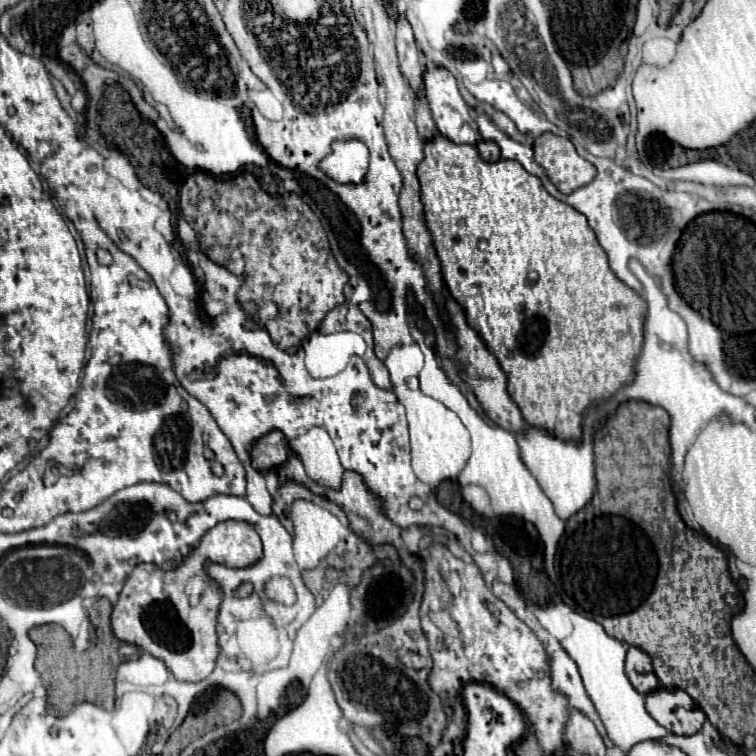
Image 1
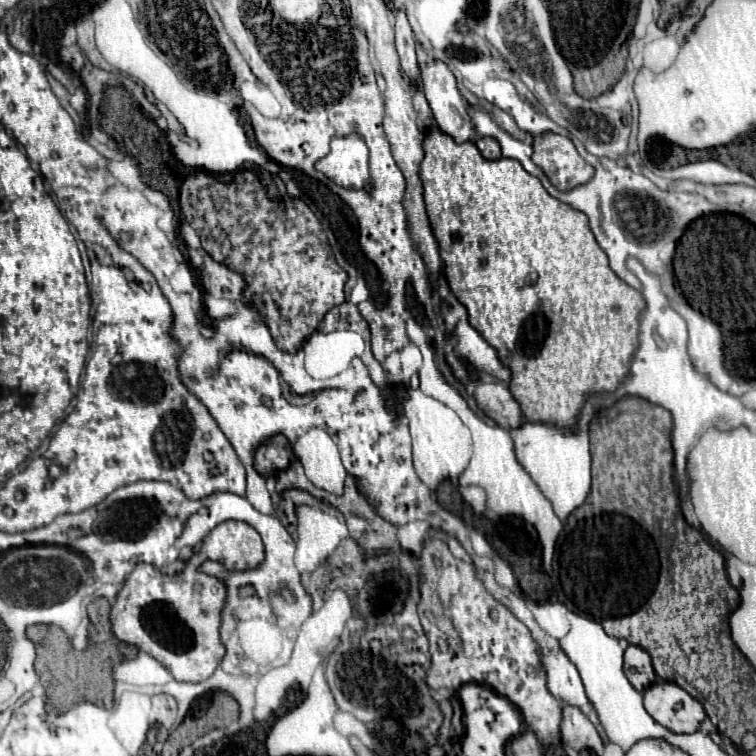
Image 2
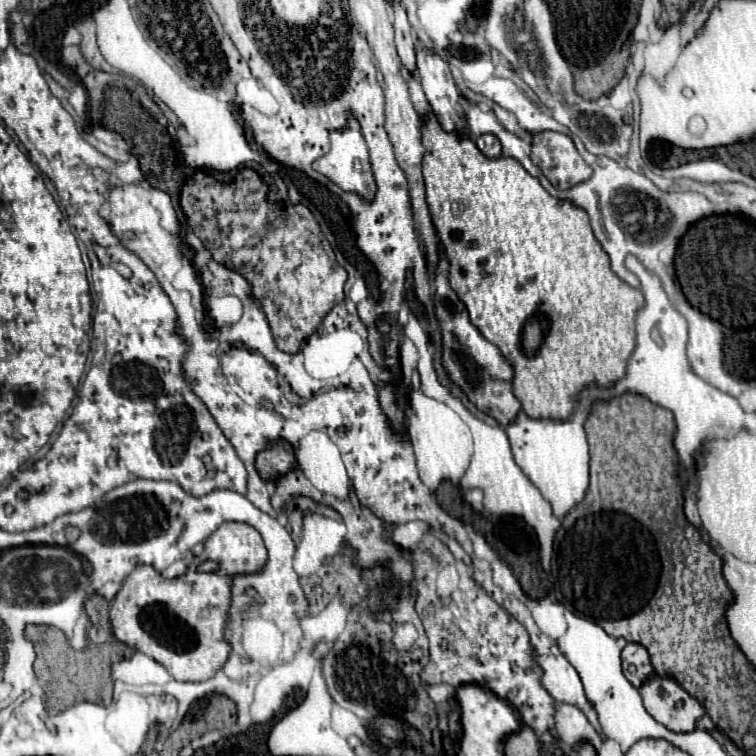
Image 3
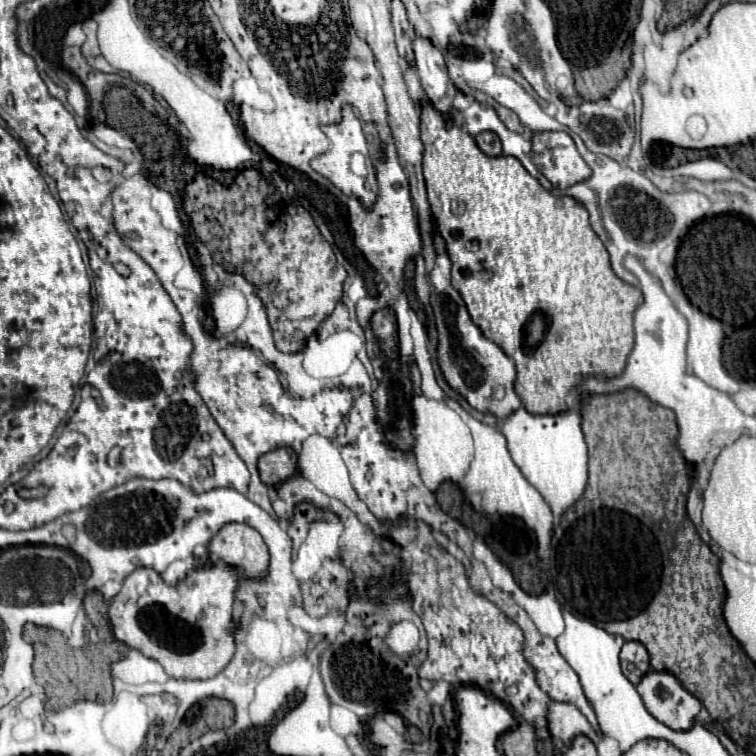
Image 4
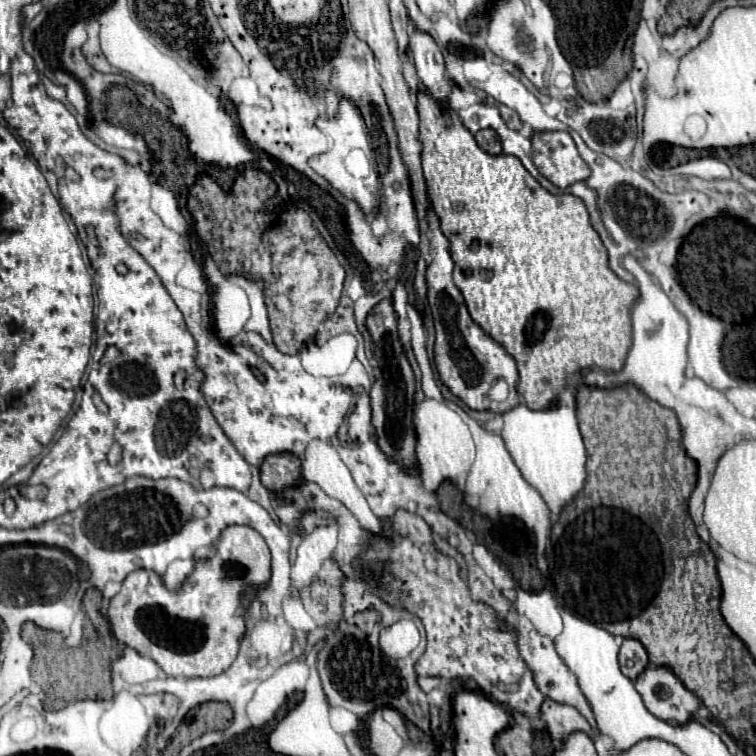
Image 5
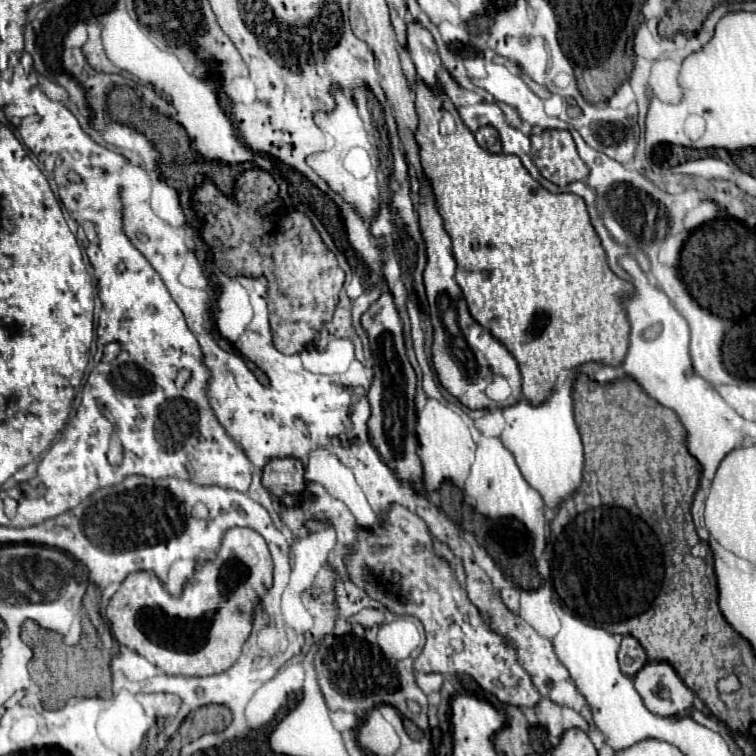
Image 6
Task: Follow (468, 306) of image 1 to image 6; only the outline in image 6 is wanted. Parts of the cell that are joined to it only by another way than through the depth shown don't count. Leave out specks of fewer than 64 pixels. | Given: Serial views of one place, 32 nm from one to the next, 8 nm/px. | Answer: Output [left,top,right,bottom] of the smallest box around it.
[414,80,634,404]

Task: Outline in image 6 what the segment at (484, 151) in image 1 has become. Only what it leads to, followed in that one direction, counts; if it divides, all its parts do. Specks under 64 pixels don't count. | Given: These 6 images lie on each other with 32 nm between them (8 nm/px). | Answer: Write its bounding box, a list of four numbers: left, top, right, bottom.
[474,126,502,154]

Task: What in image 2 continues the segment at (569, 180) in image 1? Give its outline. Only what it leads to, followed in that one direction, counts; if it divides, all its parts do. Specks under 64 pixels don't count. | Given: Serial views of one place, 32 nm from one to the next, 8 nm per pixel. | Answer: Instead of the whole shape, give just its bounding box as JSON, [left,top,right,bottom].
[532,132,594,192]

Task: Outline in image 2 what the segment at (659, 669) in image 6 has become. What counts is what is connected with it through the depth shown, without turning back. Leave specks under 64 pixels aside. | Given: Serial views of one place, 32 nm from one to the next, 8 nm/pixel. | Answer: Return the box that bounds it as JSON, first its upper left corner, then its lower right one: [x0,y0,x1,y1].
[644,680,706,734]

